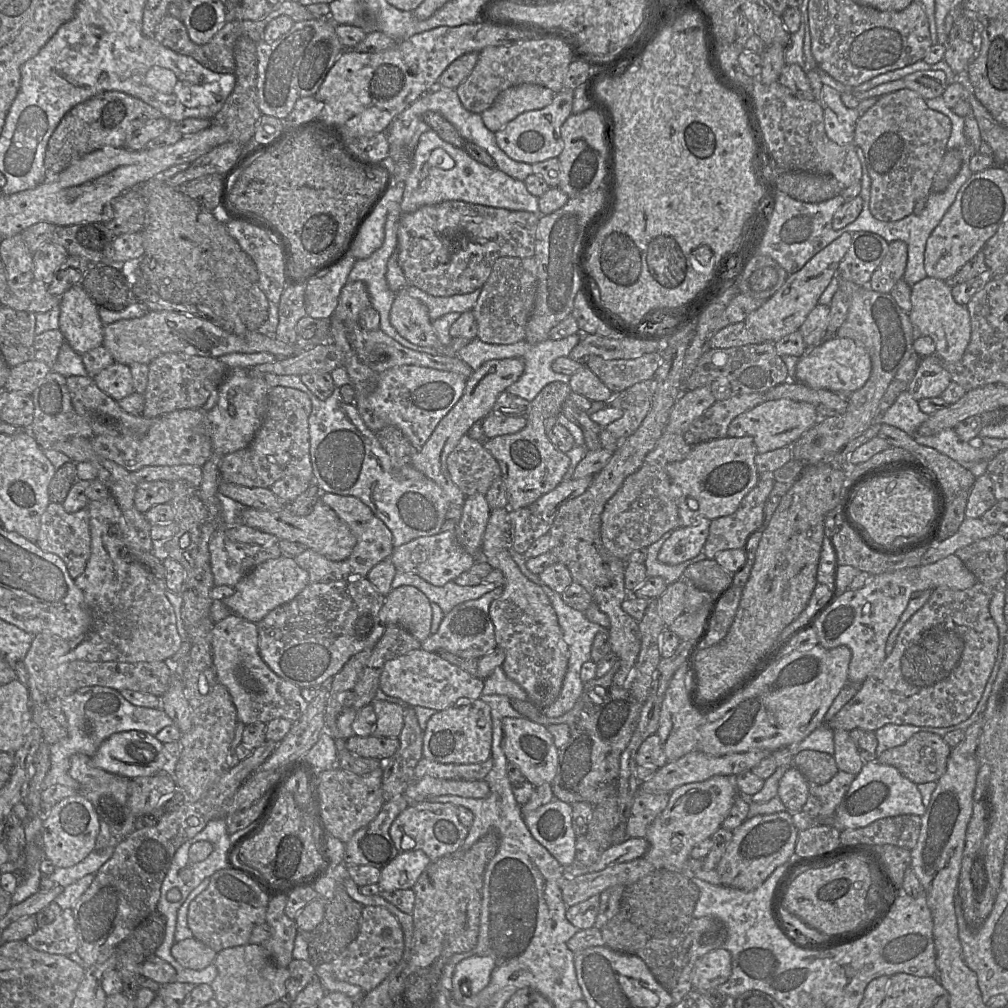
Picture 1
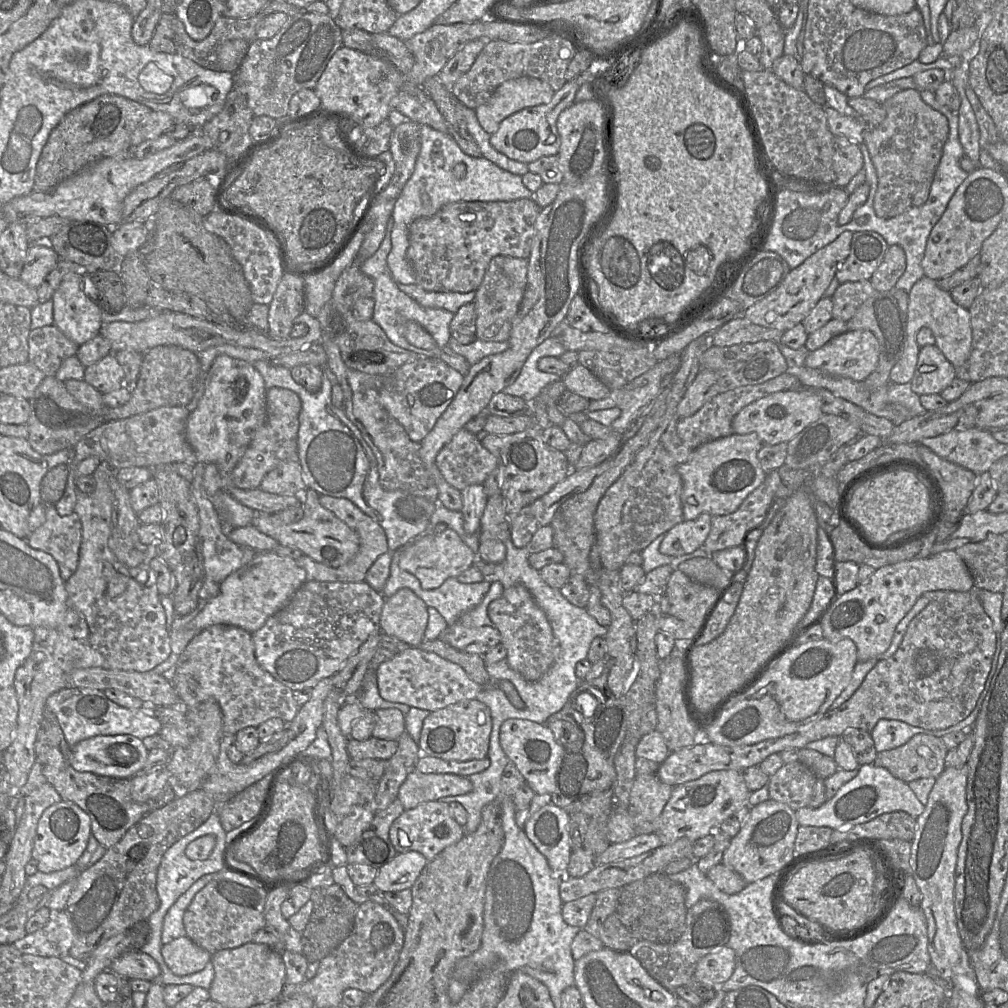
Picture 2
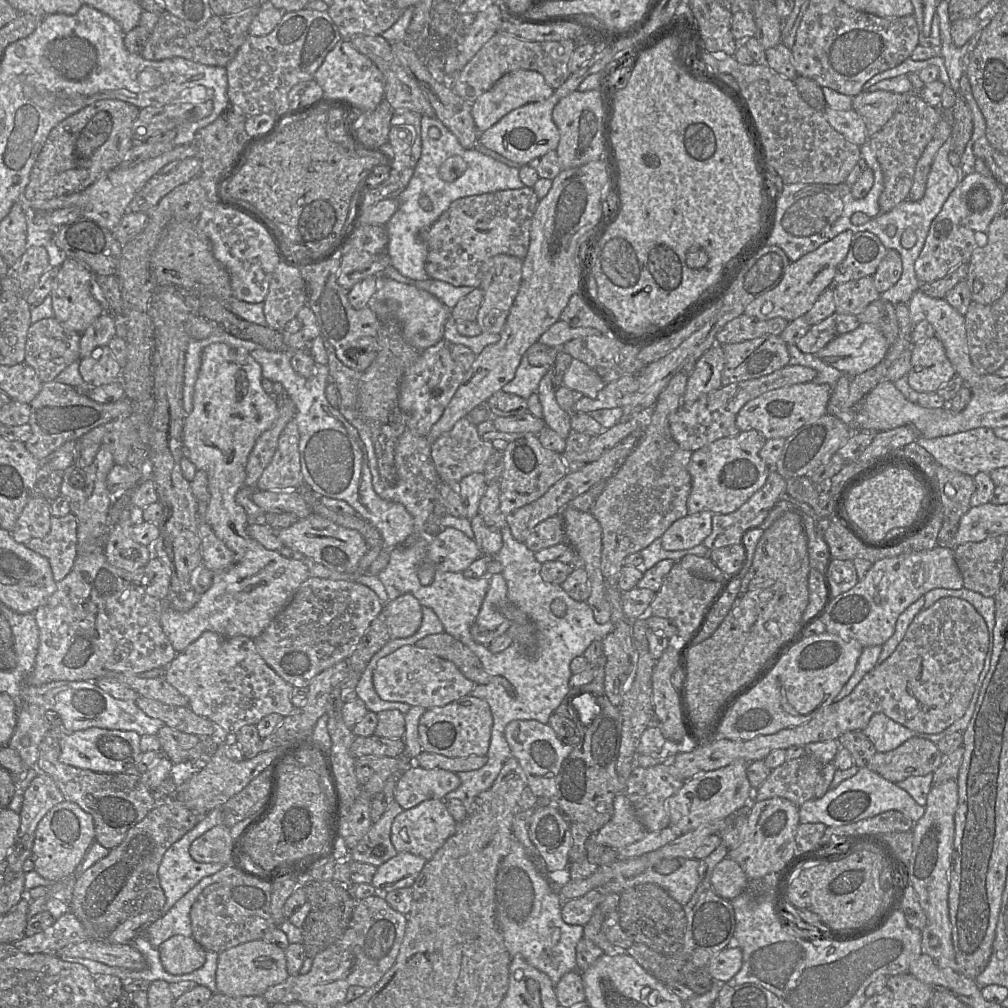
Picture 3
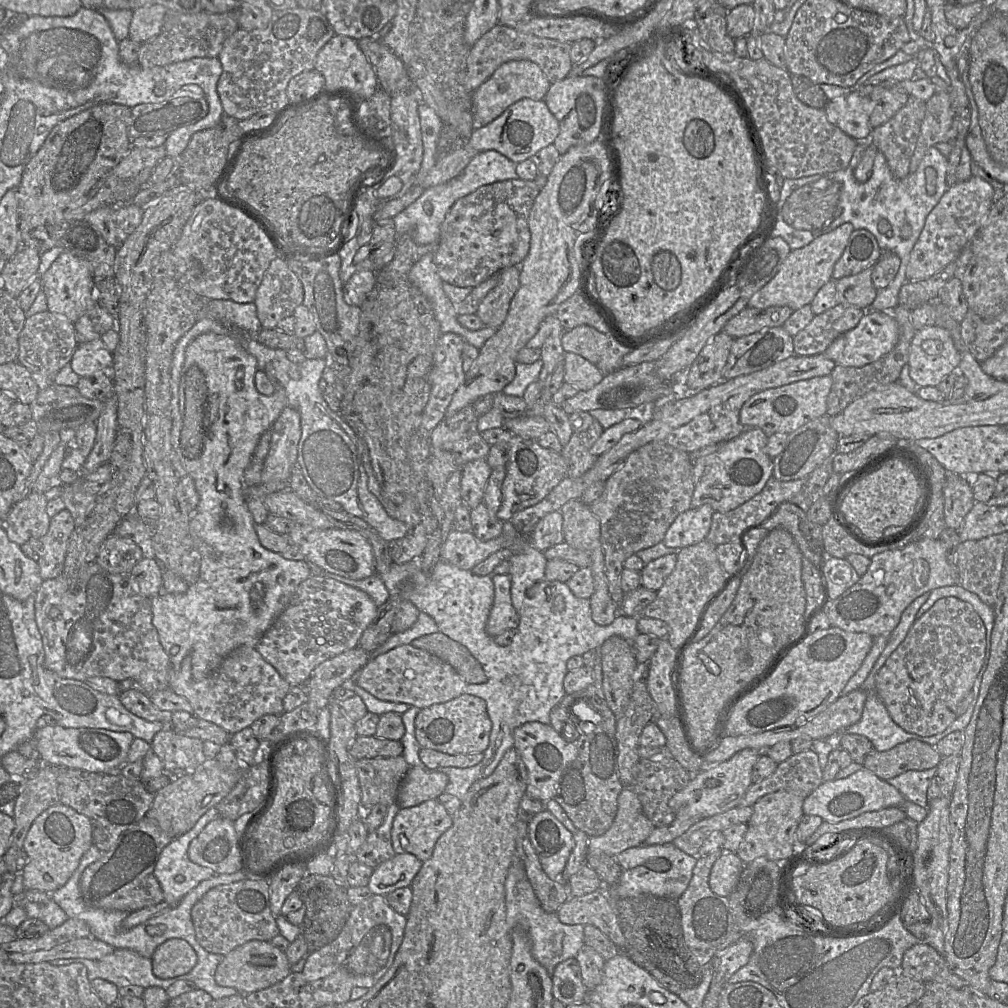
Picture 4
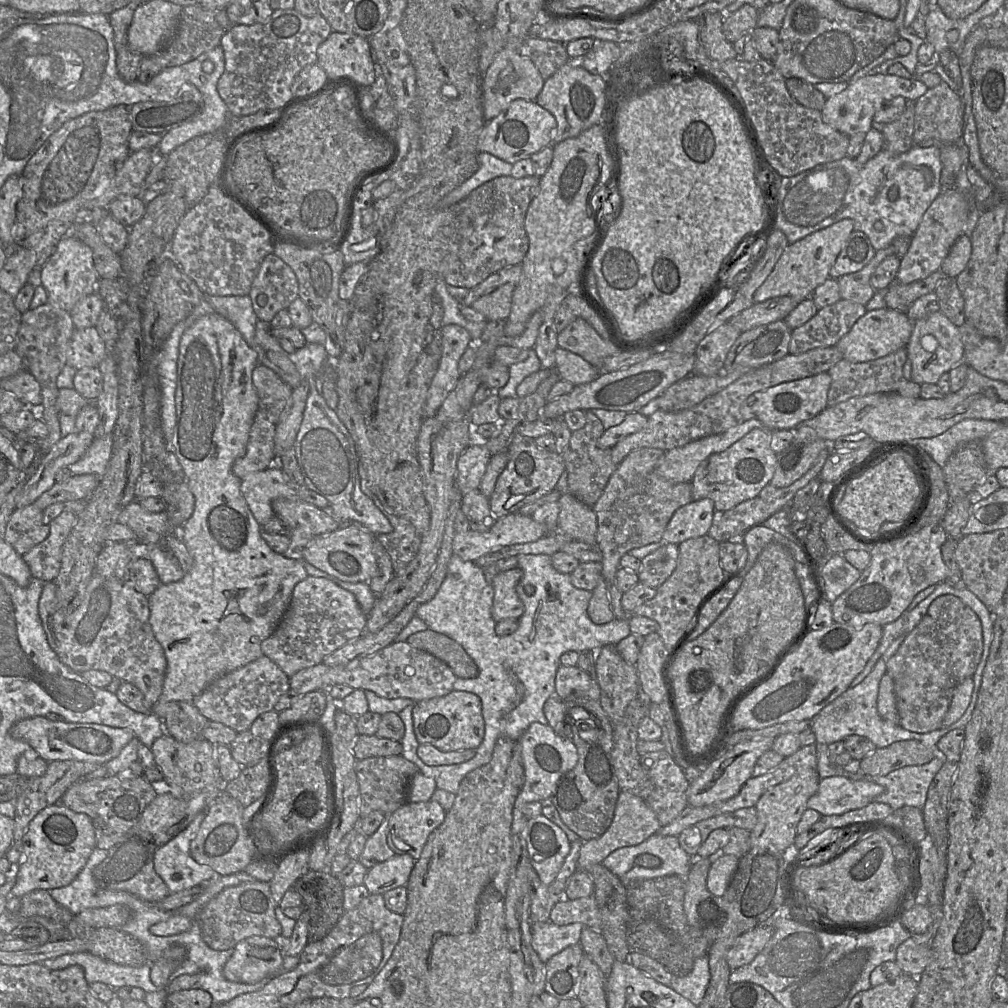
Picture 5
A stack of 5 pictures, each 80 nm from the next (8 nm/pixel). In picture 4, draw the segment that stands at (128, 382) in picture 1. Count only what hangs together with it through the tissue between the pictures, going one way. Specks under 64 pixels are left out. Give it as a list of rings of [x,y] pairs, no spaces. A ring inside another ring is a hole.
[[[96,339],[78,344],[69,364],[79,377],[88,377],[97,371],[111,370],[113,358],[103,341]]]

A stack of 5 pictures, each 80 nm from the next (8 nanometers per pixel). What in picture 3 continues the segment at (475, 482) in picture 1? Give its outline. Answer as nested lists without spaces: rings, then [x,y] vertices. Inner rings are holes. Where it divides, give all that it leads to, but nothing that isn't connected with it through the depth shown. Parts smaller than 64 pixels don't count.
[[[467,417],[460,419],[449,432],[431,444],[431,456],[441,480],[455,487],[470,474],[484,473],[486,463],[494,451],[493,445],[482,441],[477,426],[473,425]]]

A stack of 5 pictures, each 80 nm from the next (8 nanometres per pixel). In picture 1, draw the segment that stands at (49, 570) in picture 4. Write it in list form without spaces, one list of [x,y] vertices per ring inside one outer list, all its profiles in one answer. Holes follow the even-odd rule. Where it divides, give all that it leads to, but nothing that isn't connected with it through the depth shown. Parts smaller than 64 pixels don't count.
[[[50,502],[41,516],[40,530],[35,544],[43,551],[60,557],[72,579],[77,578],[85,570],[91,553],[91,535],[87,509],[83,508],[77,512],[68,513],[61,503]]]

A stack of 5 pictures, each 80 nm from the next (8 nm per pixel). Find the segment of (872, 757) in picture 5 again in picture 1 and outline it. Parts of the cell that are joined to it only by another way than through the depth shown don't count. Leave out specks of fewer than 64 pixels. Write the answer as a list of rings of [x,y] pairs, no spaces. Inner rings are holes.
[[[918,732],[904,744],[885,750],[877,761],[897,768],[918,785],[940,779],[946,771],[951,750],[942,736]]]

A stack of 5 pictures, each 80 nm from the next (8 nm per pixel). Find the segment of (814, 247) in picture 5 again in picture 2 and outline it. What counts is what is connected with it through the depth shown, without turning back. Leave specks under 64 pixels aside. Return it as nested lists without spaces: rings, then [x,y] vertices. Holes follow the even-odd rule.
[[[844,231],[833,242],[815,252],[796,268],[791,269],[772,293],[744,311],[744,318],[753,324],[782,332],[802,323],[823,297],[839,266],[848,257],[852,235],[853,232]]]

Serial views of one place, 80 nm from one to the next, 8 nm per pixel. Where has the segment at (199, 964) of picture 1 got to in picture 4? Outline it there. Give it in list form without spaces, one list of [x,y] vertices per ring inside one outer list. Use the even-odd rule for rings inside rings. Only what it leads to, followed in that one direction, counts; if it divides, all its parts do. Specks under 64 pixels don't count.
[[[173,938],[161,944],[152,956],[152,971],[162,979],[190,972],[197,964],[197,954],[185,940]]]

